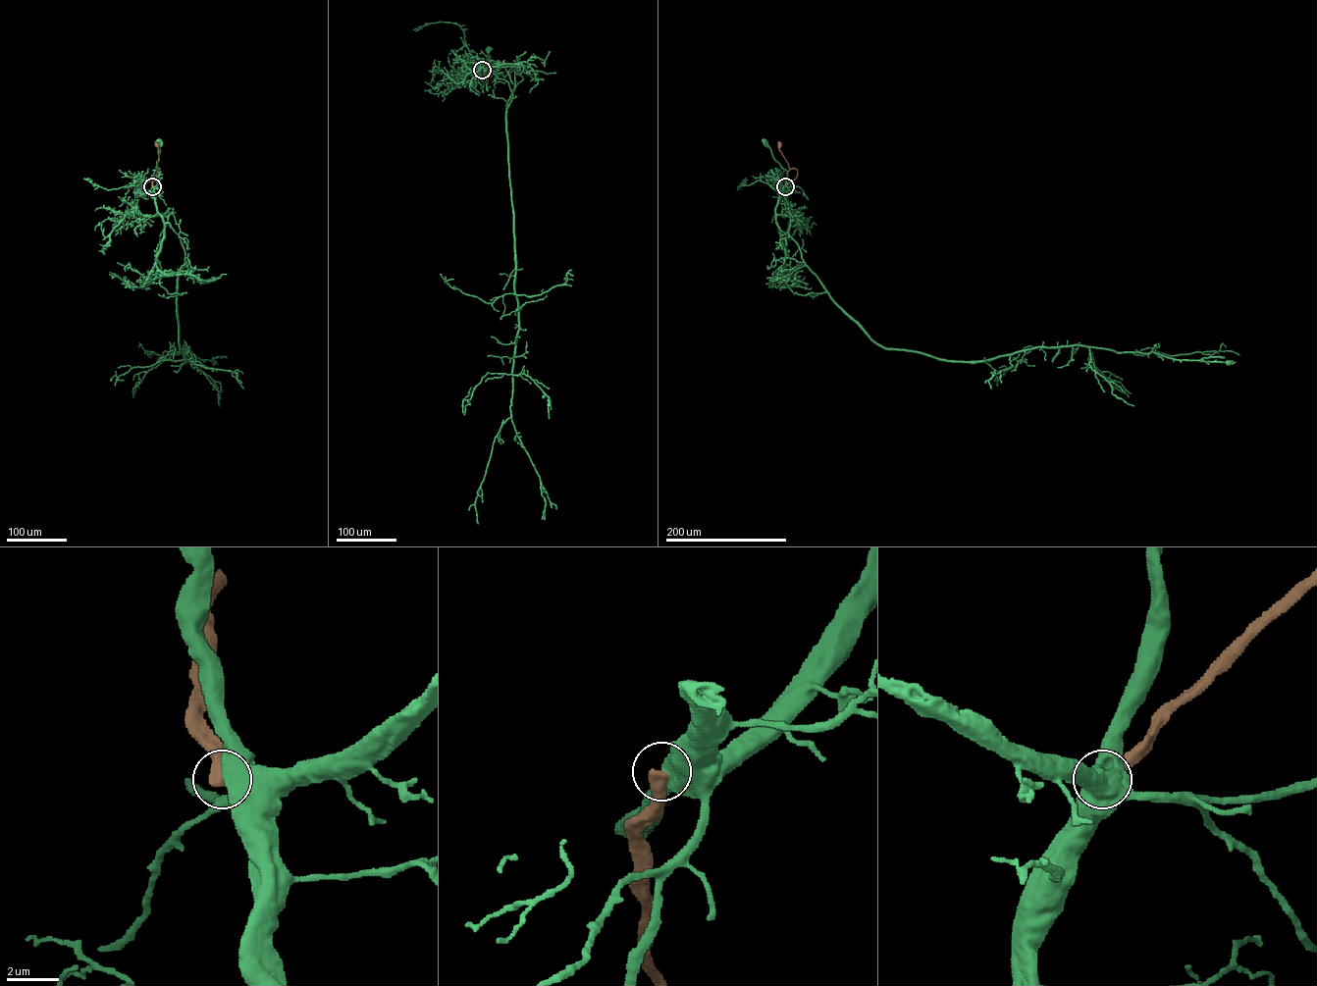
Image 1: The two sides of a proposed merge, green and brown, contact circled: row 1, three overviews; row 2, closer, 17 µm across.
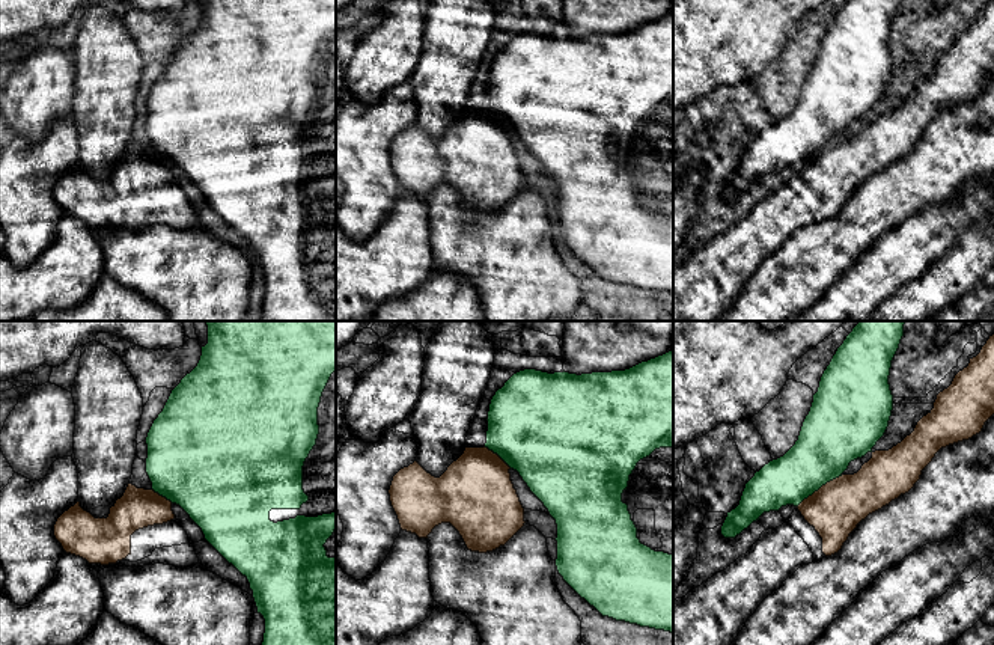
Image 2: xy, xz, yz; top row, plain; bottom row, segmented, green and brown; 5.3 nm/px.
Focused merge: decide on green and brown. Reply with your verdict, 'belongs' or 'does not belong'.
does not belong

